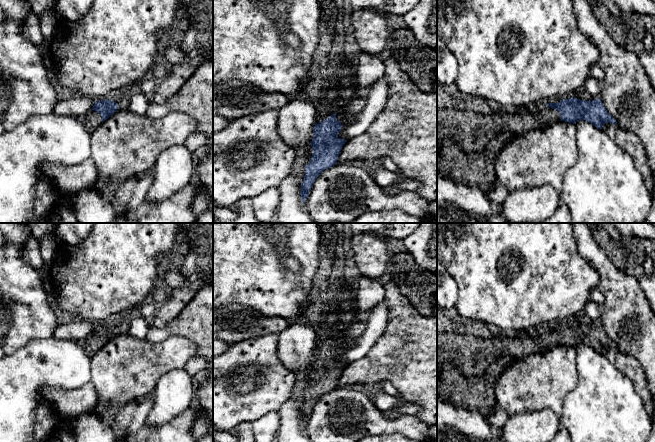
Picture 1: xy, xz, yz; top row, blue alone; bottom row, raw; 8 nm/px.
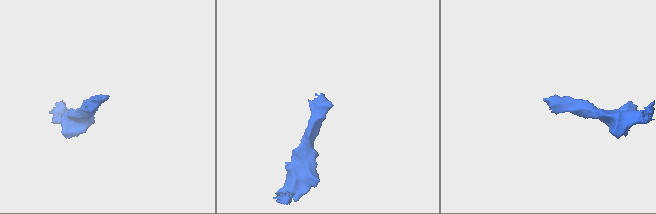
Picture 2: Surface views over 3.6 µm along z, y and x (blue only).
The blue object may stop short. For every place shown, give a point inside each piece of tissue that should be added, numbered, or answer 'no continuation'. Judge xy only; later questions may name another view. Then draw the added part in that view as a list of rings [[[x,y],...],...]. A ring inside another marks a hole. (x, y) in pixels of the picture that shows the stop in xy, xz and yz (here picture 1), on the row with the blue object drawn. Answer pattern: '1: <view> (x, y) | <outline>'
1: xy (92, 119) | [[[90,110],[81,117],[81,123],[89,133],[92,133],[102,123],[102,116],[96,110]]]

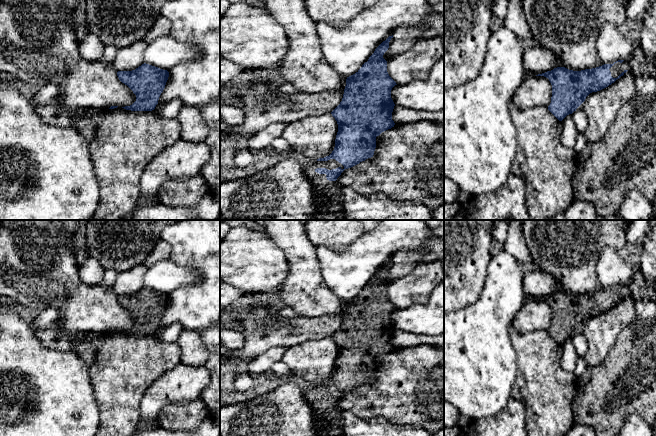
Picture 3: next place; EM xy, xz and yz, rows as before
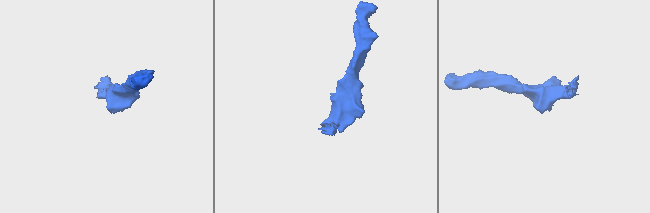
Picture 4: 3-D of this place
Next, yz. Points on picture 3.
1: yz (637, 62) | [[[637,44],[622,63],[615,63],[609,70],[613,78],[617,78],[625,70],[630,71],[635,78],[640,76],[656,77],[656,57],[652,60],[647,58],[641,46]]]

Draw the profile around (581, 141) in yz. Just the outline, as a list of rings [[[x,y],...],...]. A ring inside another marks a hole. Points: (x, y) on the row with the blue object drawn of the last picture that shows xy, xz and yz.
[[[584,132],[579,133],[577,140],[576,140],[576,144],[574,146],[574,151],[575,153],[578,155],[582,152],[582,150],[585,148],[586,144],[588,143],[586,136],[584,134]]]

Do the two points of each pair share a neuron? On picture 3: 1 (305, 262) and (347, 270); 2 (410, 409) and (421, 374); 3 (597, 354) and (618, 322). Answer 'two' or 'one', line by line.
1: two
2: one
3: one

